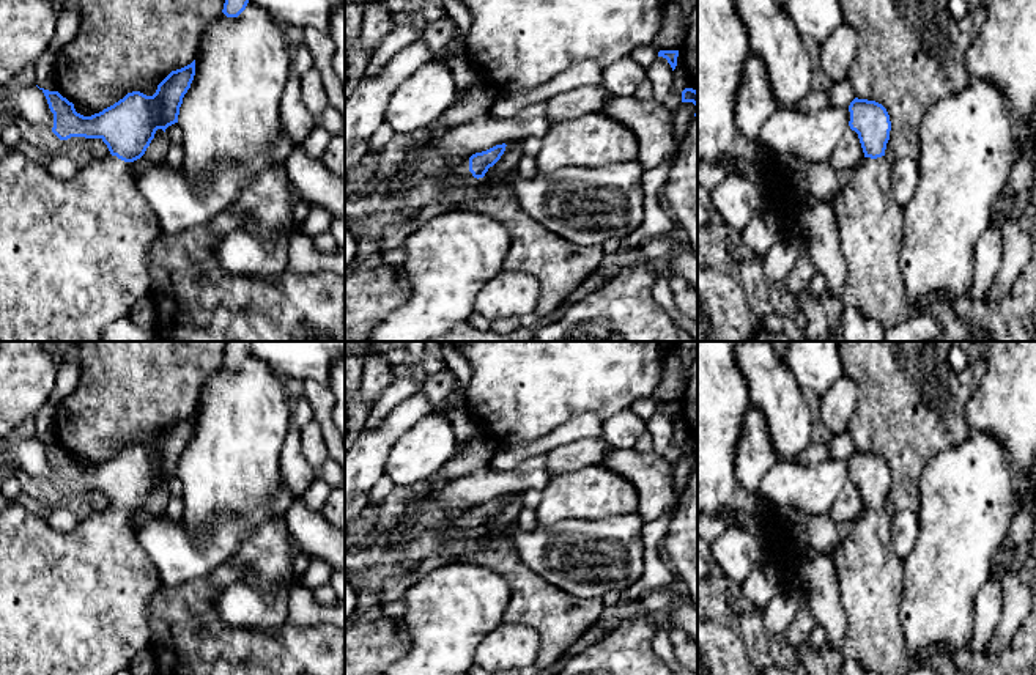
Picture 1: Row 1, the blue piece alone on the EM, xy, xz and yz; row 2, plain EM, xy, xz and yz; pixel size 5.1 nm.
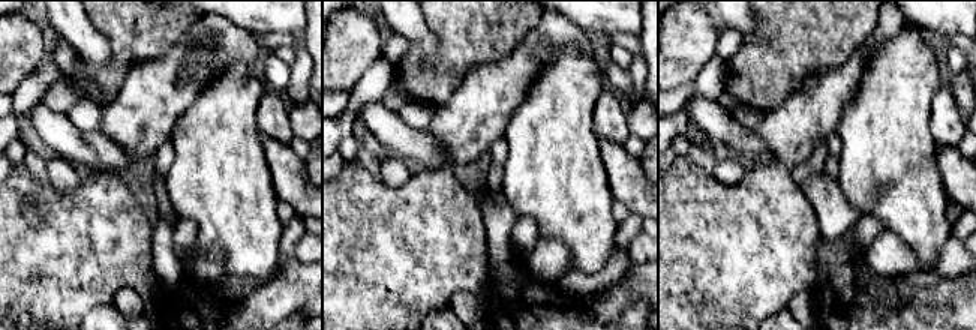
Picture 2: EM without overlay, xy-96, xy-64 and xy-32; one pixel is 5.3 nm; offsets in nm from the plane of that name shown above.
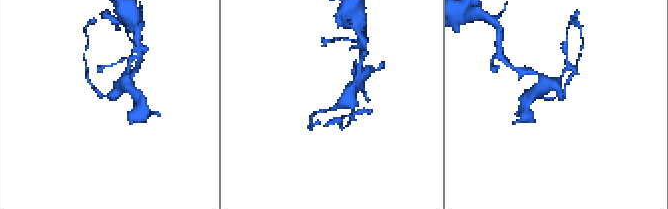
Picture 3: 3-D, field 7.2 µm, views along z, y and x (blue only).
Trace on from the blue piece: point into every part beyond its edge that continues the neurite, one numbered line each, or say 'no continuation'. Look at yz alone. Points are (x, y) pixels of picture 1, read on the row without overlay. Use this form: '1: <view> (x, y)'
1: yz (871, 575)

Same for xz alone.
1: xz (462, 523)

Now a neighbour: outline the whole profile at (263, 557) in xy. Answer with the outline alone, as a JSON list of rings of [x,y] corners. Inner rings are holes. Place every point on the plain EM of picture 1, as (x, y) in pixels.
[[[285,518],[255,524],[227,565],[242,573],[241,584],[250,587],[266,604],[290,595],[299,577],[291,570],[290,527]]]

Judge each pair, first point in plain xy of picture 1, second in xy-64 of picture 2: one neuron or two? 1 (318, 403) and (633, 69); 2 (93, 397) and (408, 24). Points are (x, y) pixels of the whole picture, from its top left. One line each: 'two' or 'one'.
1: two
2: two

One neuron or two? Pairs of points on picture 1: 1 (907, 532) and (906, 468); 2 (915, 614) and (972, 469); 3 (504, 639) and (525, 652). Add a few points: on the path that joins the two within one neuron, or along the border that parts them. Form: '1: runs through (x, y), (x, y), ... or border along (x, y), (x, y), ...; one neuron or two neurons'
1: border along (917, 510), (893, 512); two neurons
2: runs through (942, 578), (951, 562), (967, 505); one neuron
3: runs through (509, 644), (520, 649); one neuron

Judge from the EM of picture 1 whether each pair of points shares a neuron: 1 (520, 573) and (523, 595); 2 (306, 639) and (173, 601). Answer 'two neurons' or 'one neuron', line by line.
1: one neuron
2: one neuron

